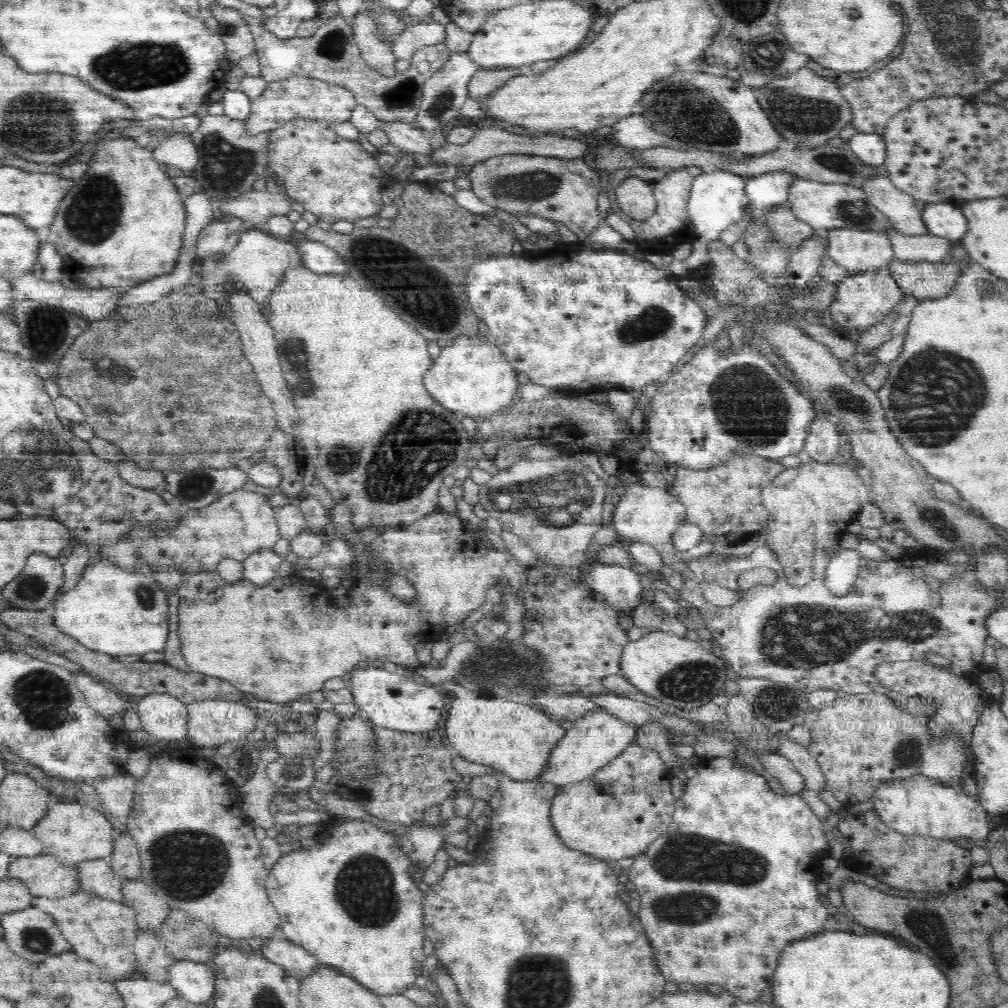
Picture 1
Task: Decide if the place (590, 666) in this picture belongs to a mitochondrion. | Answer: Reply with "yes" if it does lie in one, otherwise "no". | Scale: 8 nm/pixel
no

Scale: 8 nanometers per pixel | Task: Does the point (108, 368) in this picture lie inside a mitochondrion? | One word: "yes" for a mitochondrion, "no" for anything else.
yes

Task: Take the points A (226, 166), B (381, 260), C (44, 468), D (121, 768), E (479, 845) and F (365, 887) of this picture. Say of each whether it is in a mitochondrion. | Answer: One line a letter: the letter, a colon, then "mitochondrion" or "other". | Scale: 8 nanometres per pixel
A: mitochondrion
B: mitochondrion
C: mitochondrion
D: other
E: other
F: mitochondrion

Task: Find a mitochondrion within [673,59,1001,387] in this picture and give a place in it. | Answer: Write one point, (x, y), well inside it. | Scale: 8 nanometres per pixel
(802, 116)

